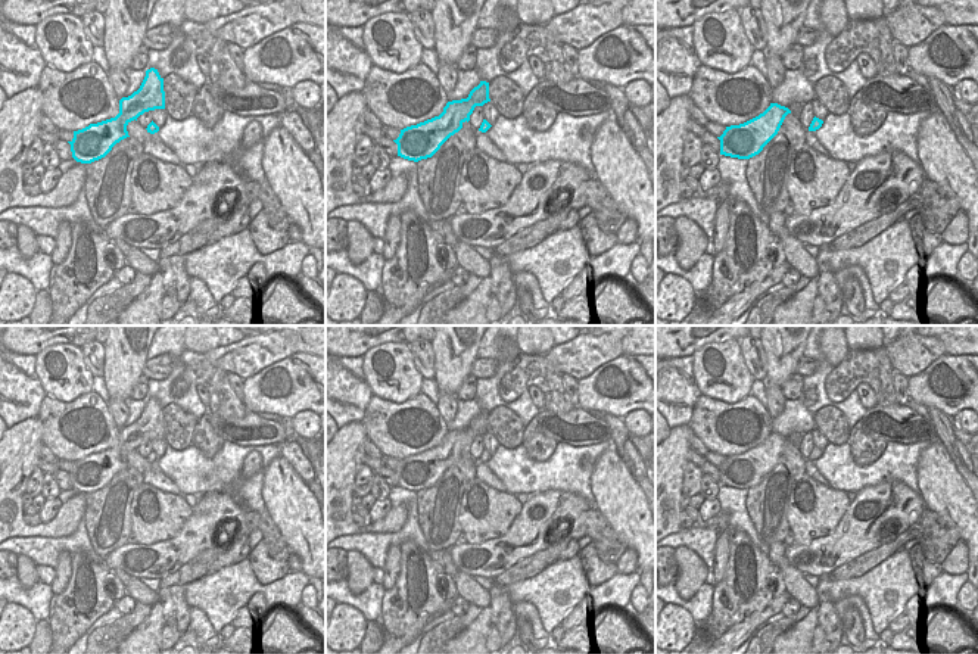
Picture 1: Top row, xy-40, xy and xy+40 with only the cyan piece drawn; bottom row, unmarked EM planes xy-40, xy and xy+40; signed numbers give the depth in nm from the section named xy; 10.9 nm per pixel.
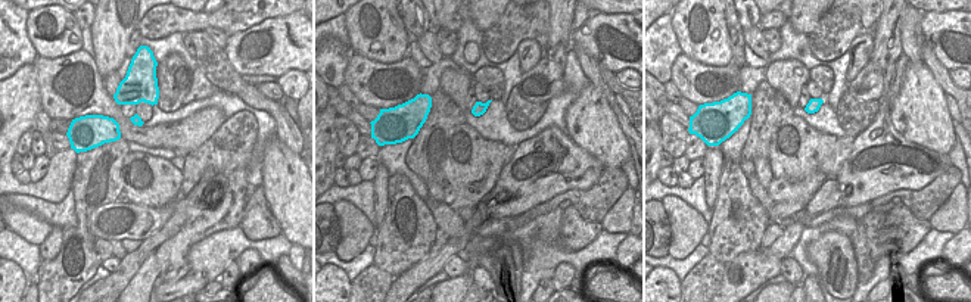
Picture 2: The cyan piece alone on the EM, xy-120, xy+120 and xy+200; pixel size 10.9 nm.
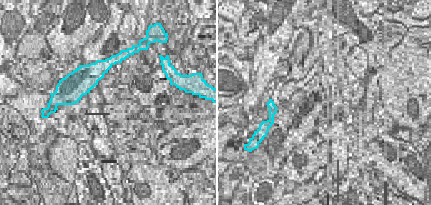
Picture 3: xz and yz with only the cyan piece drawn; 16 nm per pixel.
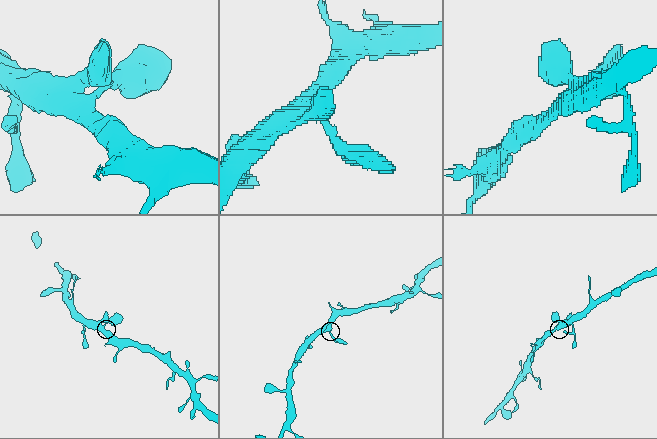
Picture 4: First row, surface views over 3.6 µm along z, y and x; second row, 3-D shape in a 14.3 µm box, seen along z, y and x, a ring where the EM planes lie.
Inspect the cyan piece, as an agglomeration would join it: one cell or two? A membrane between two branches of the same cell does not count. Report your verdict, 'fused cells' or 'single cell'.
single cell

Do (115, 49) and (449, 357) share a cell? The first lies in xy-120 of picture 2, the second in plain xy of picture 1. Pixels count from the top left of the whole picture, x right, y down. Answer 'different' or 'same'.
same

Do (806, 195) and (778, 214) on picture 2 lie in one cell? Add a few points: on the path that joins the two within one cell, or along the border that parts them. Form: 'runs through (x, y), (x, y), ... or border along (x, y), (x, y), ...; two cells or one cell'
border along (775, 202), (802, 201), (806, 204); two cells

